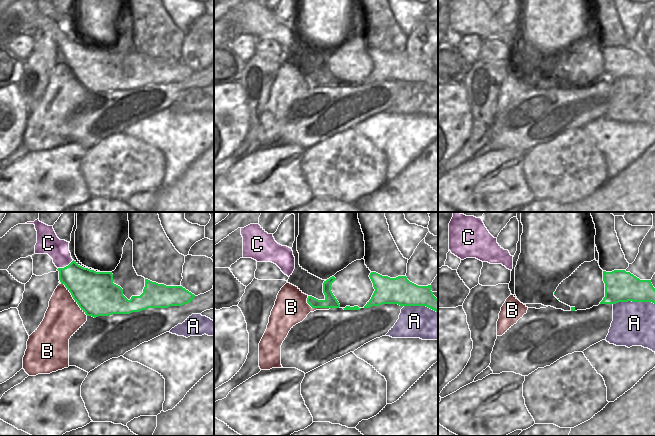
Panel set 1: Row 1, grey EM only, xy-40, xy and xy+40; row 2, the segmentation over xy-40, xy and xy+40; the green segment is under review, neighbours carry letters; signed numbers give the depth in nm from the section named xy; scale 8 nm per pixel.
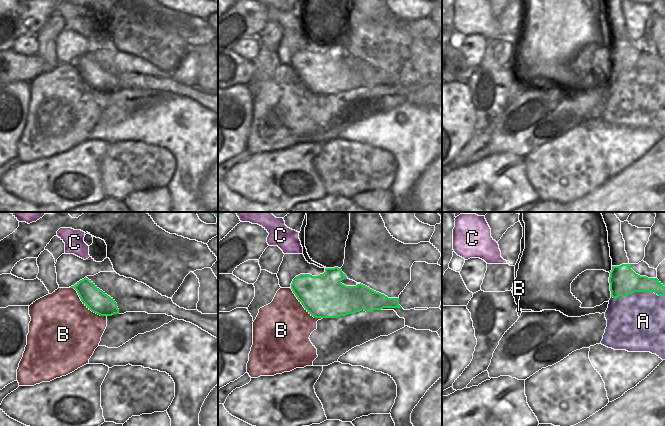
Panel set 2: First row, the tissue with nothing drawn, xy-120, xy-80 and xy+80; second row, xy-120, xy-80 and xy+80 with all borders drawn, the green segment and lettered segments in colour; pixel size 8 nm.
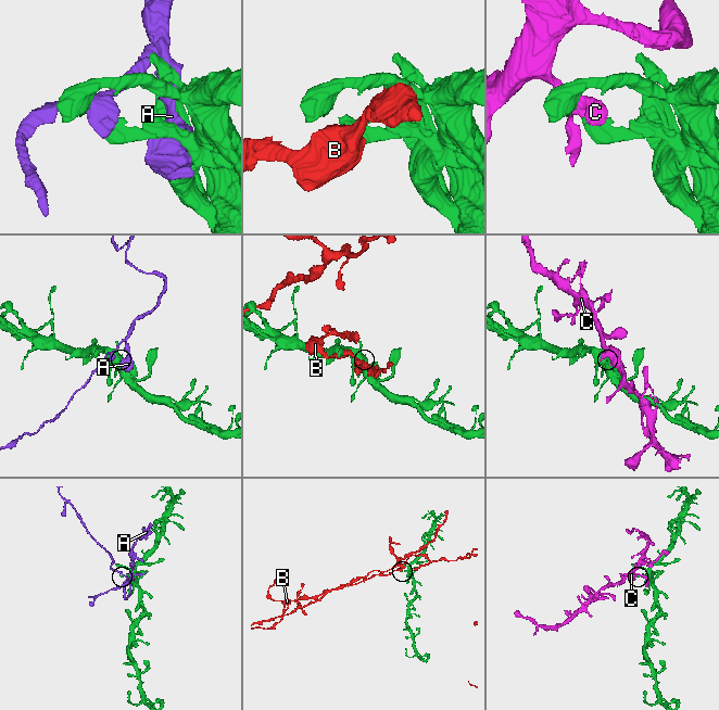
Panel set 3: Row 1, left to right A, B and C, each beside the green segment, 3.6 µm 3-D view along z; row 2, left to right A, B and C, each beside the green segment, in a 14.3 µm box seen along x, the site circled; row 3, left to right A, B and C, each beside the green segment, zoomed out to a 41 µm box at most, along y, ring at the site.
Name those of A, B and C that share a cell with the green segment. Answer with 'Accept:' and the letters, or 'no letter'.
Accept: no letter

